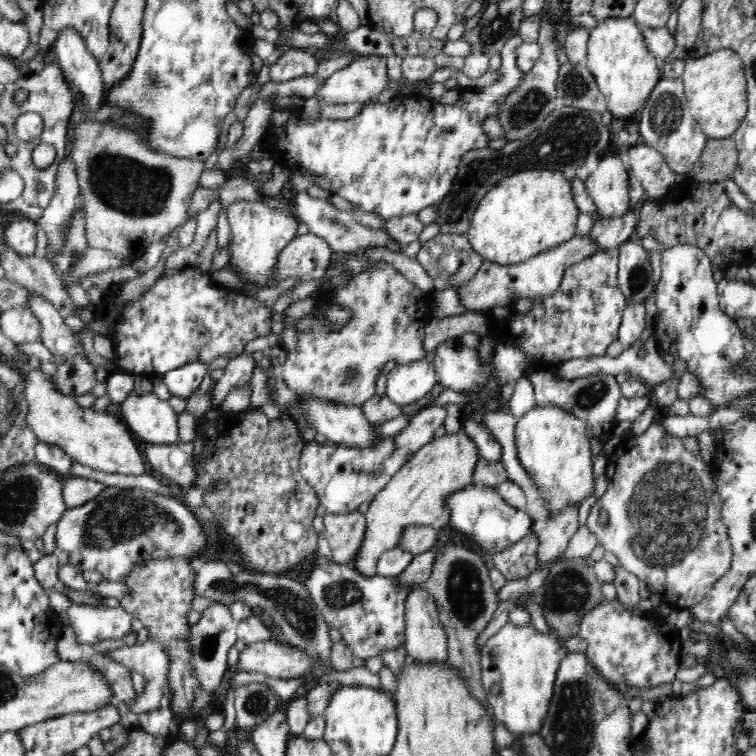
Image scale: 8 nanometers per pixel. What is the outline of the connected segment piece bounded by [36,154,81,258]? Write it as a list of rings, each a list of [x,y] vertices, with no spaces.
[[[70,154],[58,166],[56,174],[55,191],[51,196],[51,201],[43,210],[42,216],[36,220],[36,223],[48,237],[47,254],[45,258],[54,254],[55,250],[61,245],[61,234],[63,228],[76,208],[76,199],[81,192],[75,163]]]

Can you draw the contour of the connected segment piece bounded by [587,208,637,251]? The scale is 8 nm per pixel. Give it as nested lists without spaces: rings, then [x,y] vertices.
[[[636,208],[628,211],[624,216],[618,218],[602,218],[594,221],[587,234],[596,244],[599,250],[604,251],[633,239],[635,226],[637,225]]]

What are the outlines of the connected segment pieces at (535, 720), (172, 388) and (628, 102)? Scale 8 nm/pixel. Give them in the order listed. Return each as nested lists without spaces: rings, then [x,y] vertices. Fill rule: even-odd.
[[[509,622],[498,634],[487,640],[479,652],[481,686],[484,687],[486,700],[494,718],[517,736],[540,733],[541,721],[548,713],[552,700],[559,664],[569,652],[566,645],[561,644],[554,636],[538,632],[531,624],[516,626]]]
[[[194,361],[162,374],[162,381],[168,387],[171,395],[188,399],[201,385],[207,372],[208,366],[206,363]]]
[[[632,16],[628,18],[608,18],[600,21],[596,28],[590,29],[586,62],[590,73],[598,84],[598,89],[606,97],[607,109],[617,118],[629,117],[636,110],[642,108],[646,104],[650,93],[662,78],[662,70],[658,67],[658,60],[649,52],[642,35],[642,29],[636,25]]]

